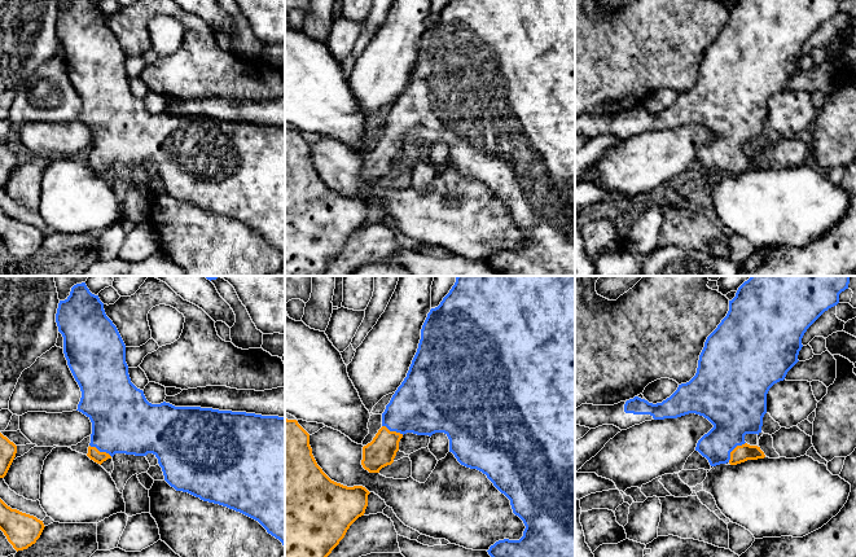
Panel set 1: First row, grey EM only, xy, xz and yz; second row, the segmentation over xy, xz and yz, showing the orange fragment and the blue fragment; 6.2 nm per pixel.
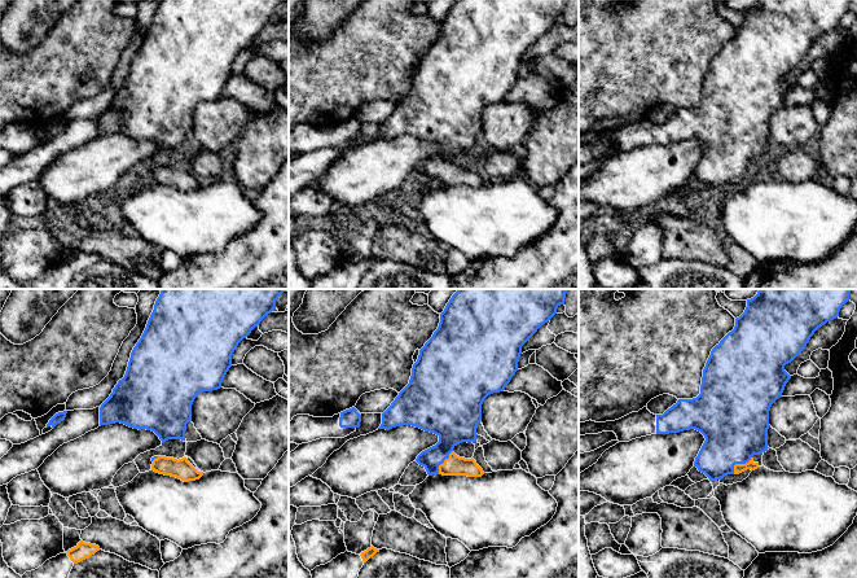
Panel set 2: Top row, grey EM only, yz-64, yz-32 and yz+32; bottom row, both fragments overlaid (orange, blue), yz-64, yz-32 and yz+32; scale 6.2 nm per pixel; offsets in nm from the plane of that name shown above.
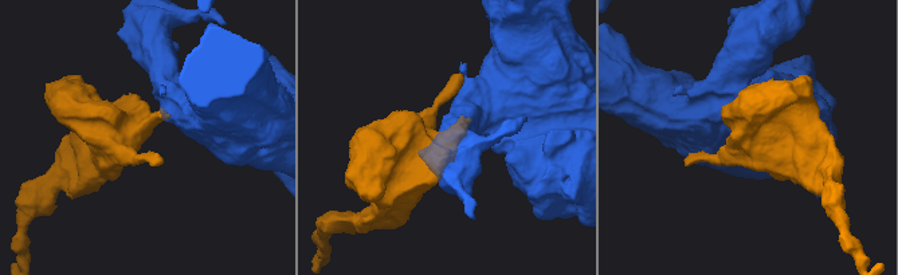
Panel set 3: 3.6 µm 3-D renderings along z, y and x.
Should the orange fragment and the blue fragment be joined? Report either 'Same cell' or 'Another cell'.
Same cell

